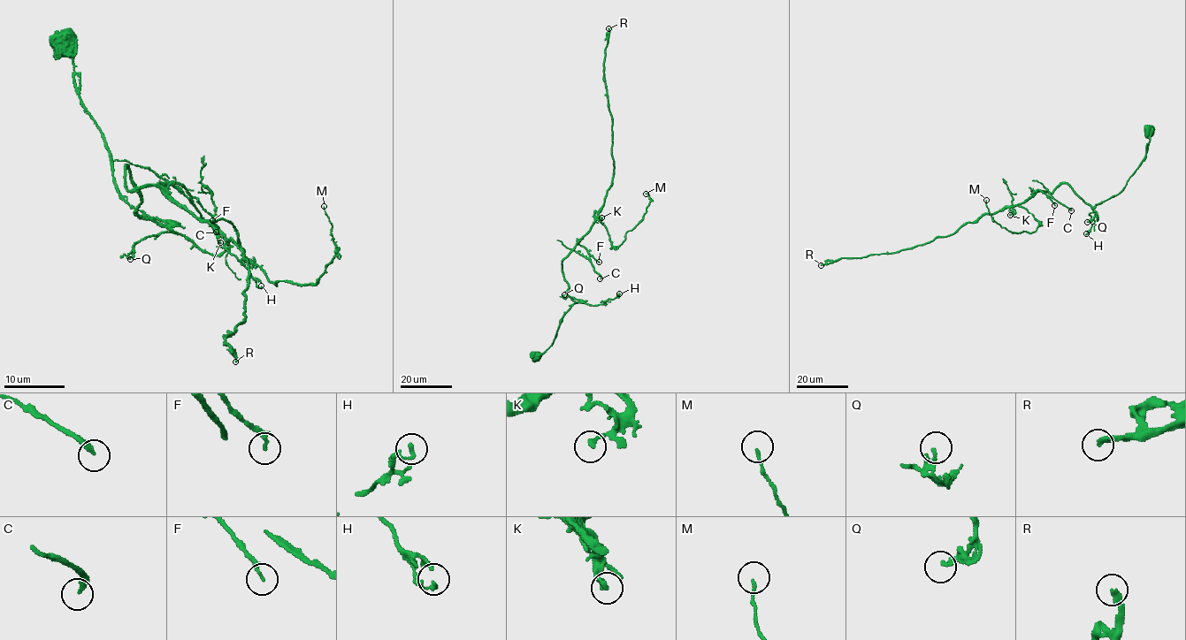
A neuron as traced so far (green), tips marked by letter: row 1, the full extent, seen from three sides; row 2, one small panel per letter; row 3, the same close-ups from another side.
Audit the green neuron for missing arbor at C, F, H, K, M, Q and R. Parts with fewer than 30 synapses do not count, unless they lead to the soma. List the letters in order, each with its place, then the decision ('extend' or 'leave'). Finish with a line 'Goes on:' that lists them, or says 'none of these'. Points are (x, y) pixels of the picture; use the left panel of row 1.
C: at (216, 232); leave
F: at (212, 220); leave
H: at (261, 285); leave
K: at (220, 242); leave
M: at (324, 206); leave
Q: at (130, 259); leave
R: at (235, 361); extend
Goes on: R

